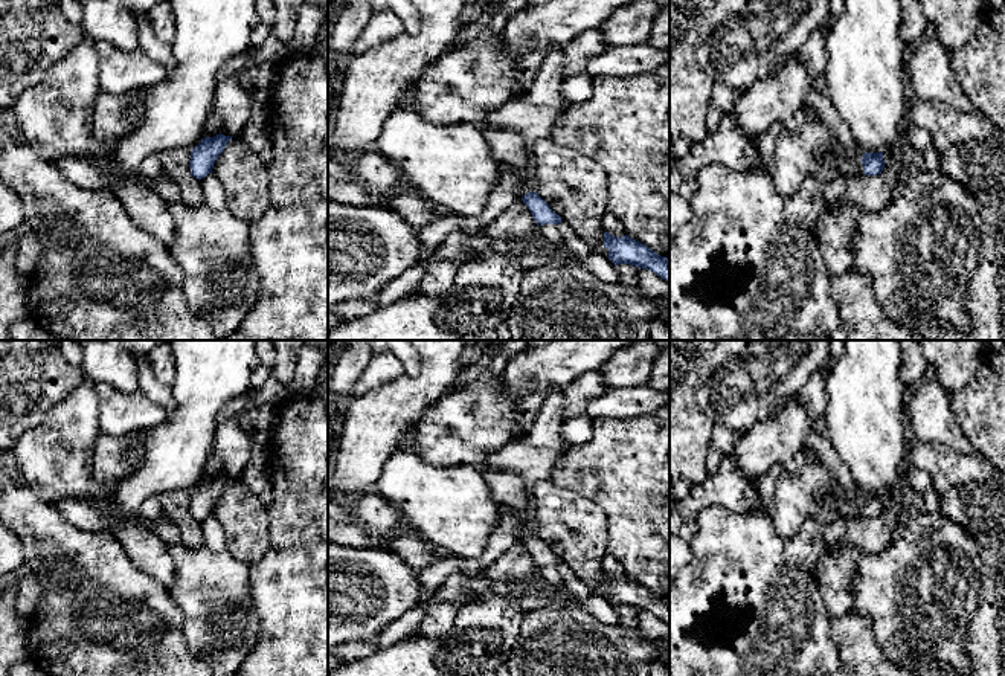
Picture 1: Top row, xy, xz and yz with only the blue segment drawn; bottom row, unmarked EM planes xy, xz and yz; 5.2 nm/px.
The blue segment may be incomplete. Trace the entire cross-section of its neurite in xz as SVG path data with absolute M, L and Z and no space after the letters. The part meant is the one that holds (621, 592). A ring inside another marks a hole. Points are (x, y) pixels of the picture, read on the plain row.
M604 574L604 589L608 592L608 601L615 606L631 606L639 610L648 610L669 624L669 603L660 598L645 586L624 577L621 580Z

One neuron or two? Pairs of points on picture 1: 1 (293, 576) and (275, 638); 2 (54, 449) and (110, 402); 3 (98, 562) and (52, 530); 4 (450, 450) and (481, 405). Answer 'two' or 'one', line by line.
1: one
2: two
3: one
4: one

